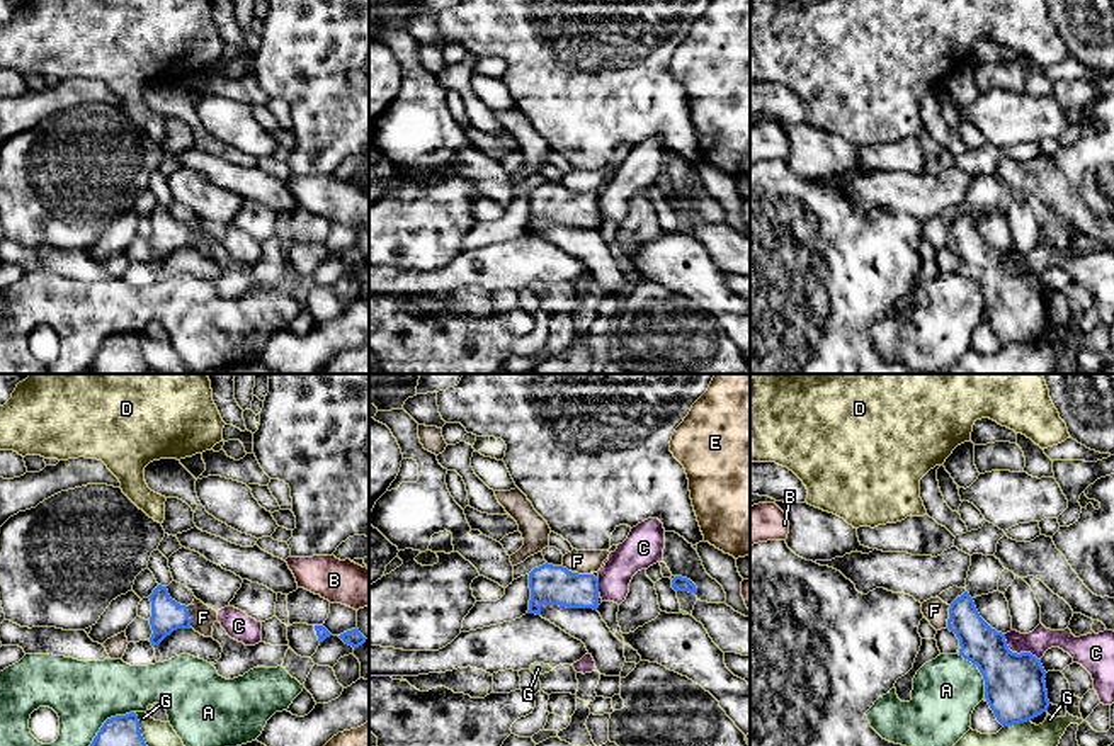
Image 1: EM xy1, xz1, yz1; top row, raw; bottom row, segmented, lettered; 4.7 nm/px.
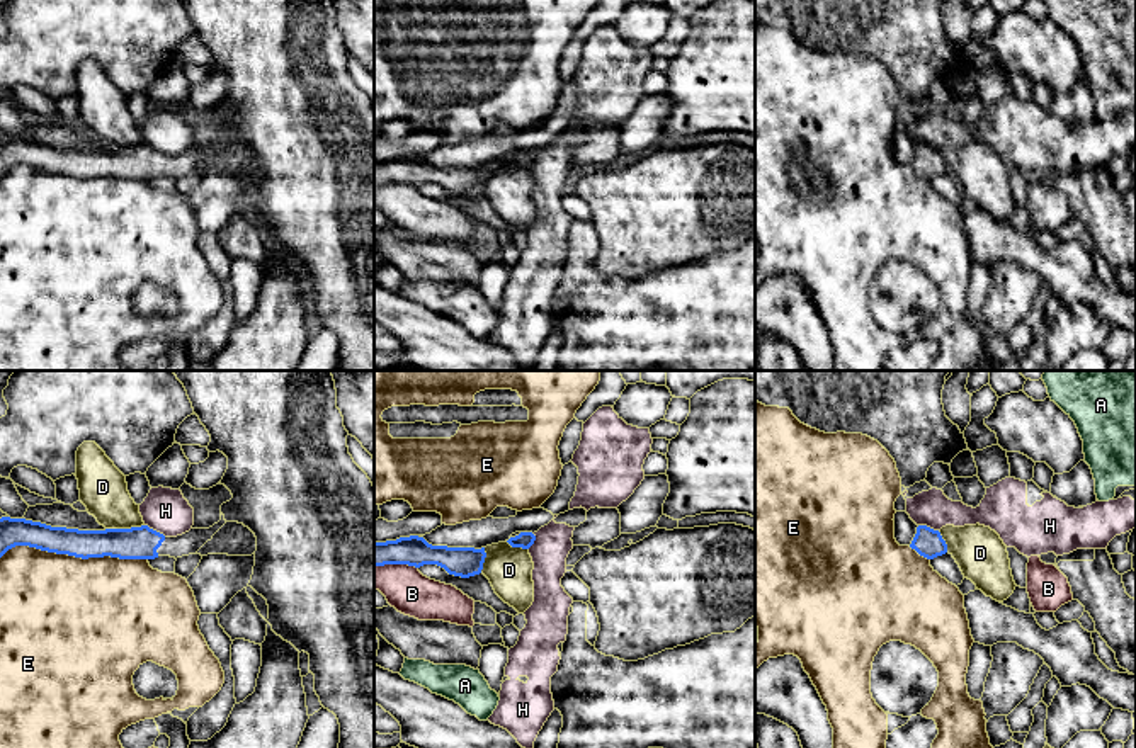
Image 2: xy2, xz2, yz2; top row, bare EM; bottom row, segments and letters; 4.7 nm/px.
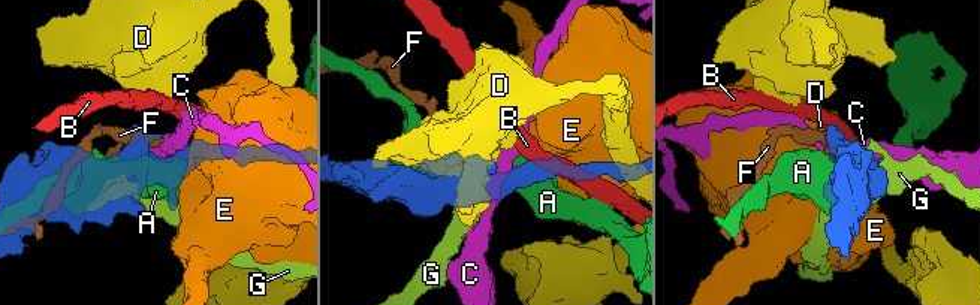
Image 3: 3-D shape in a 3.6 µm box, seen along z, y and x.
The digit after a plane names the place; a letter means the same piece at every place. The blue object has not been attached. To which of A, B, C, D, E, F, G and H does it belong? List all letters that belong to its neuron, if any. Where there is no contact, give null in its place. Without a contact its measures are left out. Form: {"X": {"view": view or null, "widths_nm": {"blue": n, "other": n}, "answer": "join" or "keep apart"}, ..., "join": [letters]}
{"A": {"view": "xy1", "widths_nm": {"blue": 260, "other": 320}, "answer": "keep apart"}, "B": {"view": "xz2", "widths_nm": {"blue": 140, "other": 200}, "answer": "keep apart"}, "C": {"view": "yz1", "widths_nm": {"blue": 280, "other": 120}, "answer": "keep apart"}, "D": {"view": "xy2", "widths_nm": {"blue": 160, "other": 220}, "answer": "keep apart"}, "E": {"view": "xy2", "widths_nm": {"blue": 140, "other": 480}, "answer": "keep apart"}, "F": {"view": "xz1", "widths_nm": {"blue": 190, "other": 110}, "answer": "keep apart"}, "G": {"view": "yz1", "widths_nm": {"blue": 280, "other": 300}, "answer": "keep apart"}, "H": {"view": "xy2", "widths_nm": {"blue": 160, "other": 220}, "answer": "keep apart"}, "join": []}

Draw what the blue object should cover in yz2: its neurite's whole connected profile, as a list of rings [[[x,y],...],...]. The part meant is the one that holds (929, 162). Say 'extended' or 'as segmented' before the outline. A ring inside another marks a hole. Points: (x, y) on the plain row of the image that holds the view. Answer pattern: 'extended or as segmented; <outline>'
as segmented; [[[927,144],[917,146],[917,153],[910,167],[927,178],[934,178],[947,172],[947,163],[942,158],[940,151]]]

